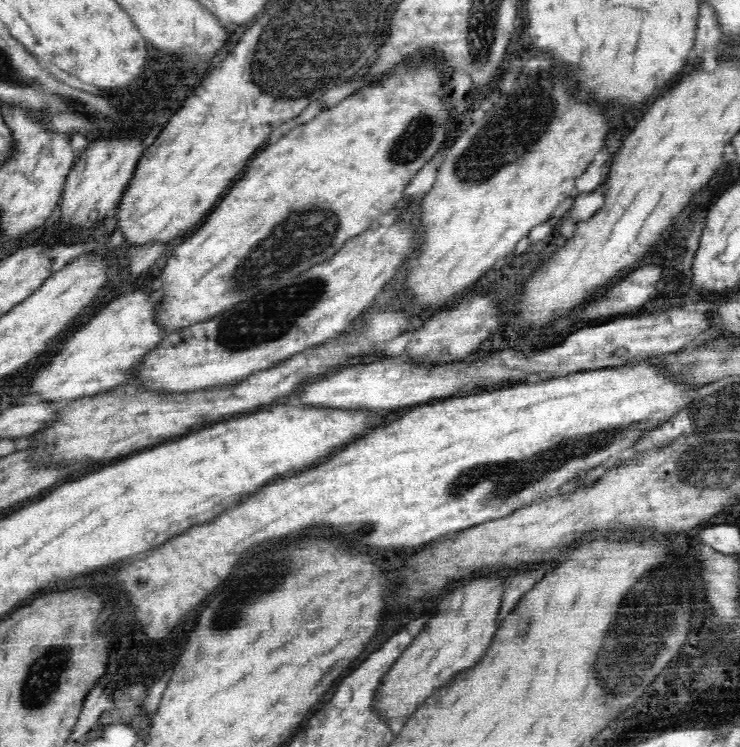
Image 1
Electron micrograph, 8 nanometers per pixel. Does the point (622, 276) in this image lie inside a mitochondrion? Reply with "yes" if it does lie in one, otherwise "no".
no

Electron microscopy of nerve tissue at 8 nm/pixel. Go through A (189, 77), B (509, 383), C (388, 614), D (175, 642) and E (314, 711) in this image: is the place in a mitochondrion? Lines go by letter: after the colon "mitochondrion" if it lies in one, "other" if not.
A: other
B: other
C: other
D: other
E: other

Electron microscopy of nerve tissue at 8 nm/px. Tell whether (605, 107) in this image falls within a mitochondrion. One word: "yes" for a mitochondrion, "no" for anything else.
no

